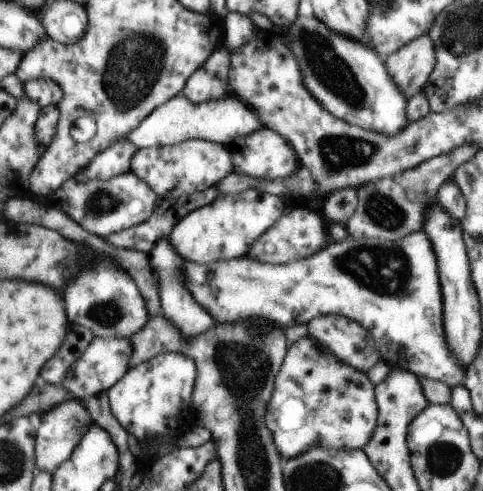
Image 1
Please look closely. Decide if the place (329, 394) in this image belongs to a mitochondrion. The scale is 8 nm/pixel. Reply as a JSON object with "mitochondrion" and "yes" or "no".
{"mitochondrion":"no"}

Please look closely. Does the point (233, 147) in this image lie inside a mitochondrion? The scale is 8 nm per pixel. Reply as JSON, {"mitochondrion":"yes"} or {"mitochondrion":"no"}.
{"mitochondrion":"no"}

